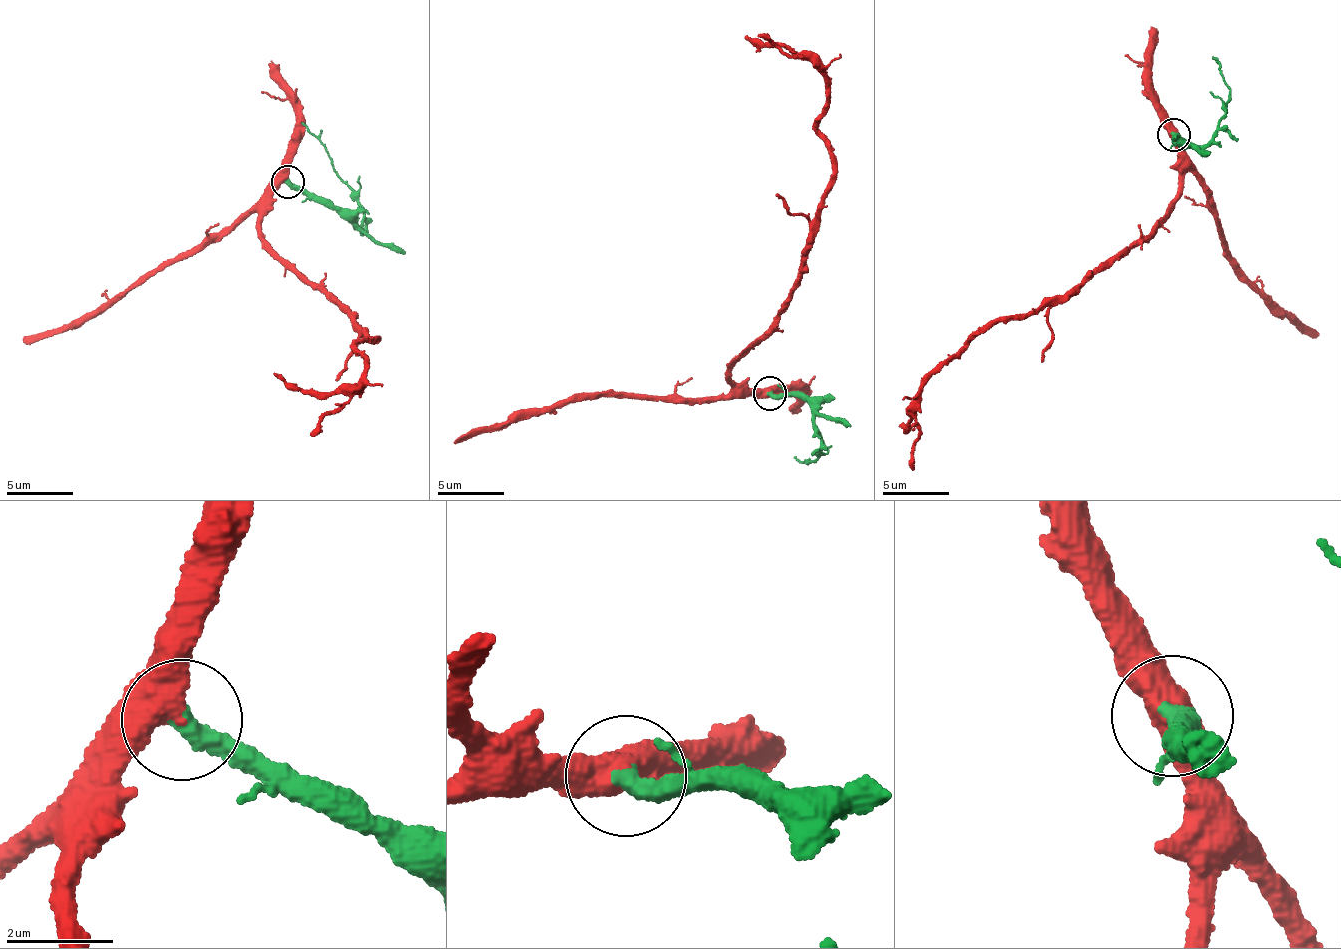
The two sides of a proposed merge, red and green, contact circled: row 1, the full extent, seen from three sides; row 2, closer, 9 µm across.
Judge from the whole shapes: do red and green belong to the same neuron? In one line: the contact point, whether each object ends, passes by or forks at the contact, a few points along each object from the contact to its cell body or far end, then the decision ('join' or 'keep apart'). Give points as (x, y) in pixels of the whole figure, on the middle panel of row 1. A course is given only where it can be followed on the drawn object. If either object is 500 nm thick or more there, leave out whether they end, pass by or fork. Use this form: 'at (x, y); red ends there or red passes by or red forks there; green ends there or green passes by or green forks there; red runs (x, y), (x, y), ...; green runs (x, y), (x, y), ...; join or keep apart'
at (770, 393); red passes by; green ends there; red runs (770, 390), (727, 369), (762, 340), (815, 234), (832, 178), (816, 127), (827, 95), (807, 59), (744, 36); green runs (770, 393), (800, 397), (809, 404), (811, 423), (822, 440), (821, 454), (810, 464), (793, 457); join

